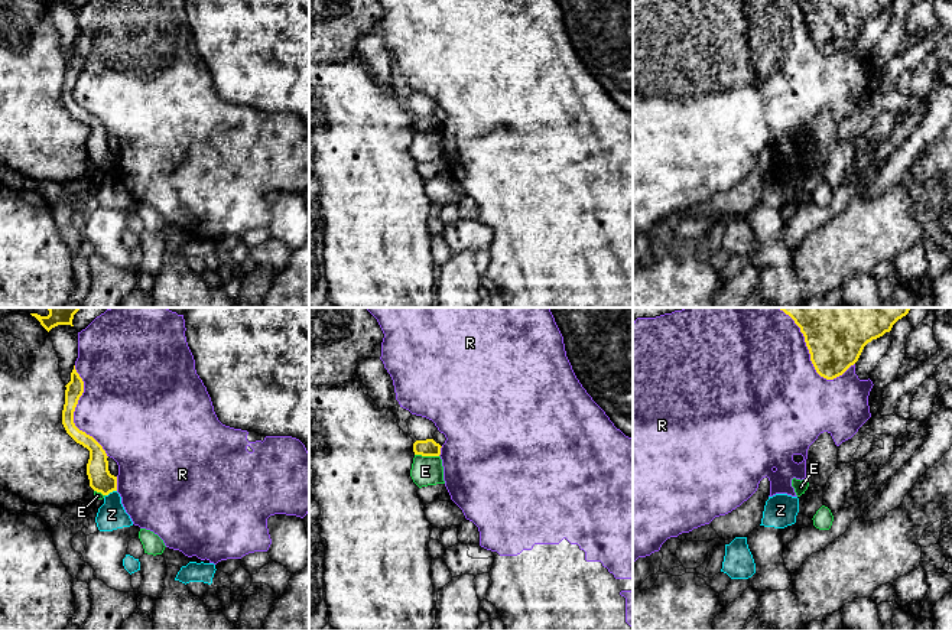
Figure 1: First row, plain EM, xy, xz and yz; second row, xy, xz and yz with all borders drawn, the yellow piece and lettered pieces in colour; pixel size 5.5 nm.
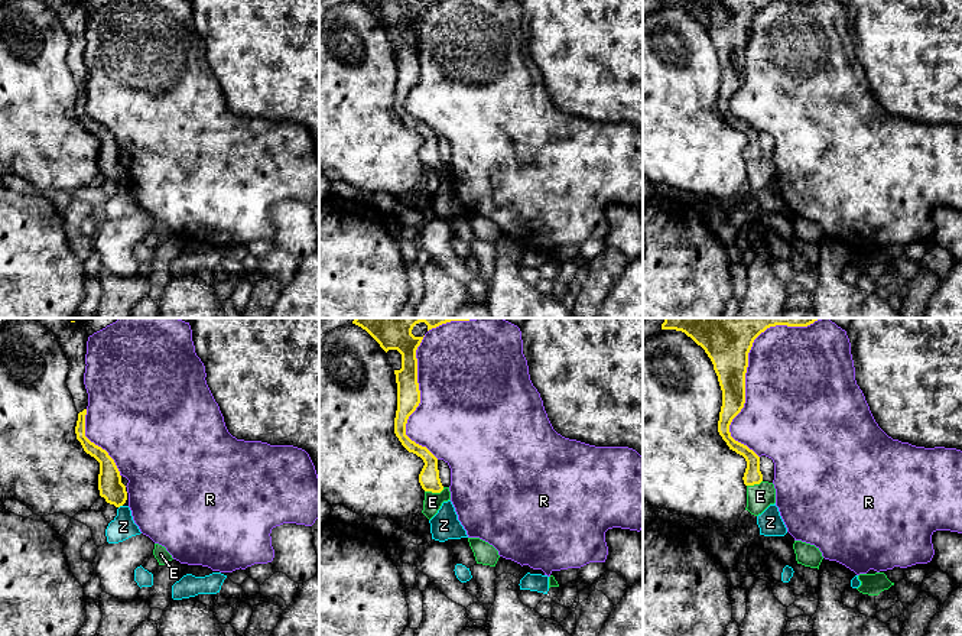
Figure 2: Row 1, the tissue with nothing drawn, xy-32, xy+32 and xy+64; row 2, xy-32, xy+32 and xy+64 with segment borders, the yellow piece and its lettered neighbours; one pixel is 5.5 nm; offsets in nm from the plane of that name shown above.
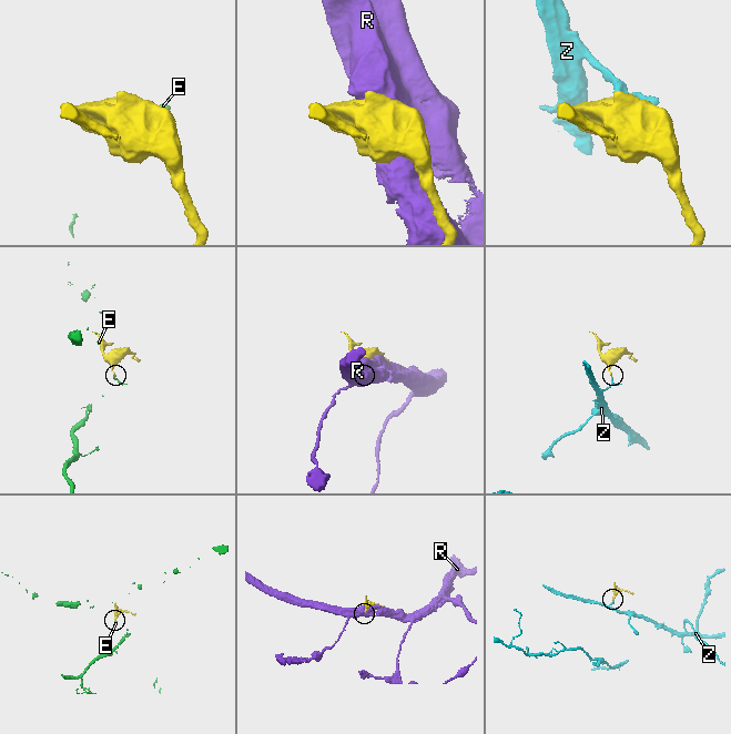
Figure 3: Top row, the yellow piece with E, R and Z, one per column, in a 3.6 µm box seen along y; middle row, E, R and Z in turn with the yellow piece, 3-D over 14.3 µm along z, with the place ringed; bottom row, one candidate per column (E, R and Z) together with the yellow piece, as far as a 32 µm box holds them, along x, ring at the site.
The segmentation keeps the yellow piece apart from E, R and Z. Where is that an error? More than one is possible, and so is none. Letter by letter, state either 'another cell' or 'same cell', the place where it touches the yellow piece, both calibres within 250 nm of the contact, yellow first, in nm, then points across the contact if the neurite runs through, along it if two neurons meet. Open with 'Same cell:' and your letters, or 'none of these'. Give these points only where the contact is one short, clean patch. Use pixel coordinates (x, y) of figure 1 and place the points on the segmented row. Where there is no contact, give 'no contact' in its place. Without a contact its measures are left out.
Same cell: none of these
E: another cell; meets yellow in xz at (426, 455); 100 nm thick on the yellow side, 160 nm on the other; border along xz (415, 454), (438, 457)
R: another cell; meets yellow in yz at (811, 357); 400 nm thick on the yellow side, 480 nm on the other
Z: another cell; meets yellow in xy at (110, 491); 130 nm thick on the yellow side, 160 nm on the other; border along xy (116, 490), (106, 495)

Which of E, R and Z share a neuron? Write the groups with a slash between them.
E / R / Z

